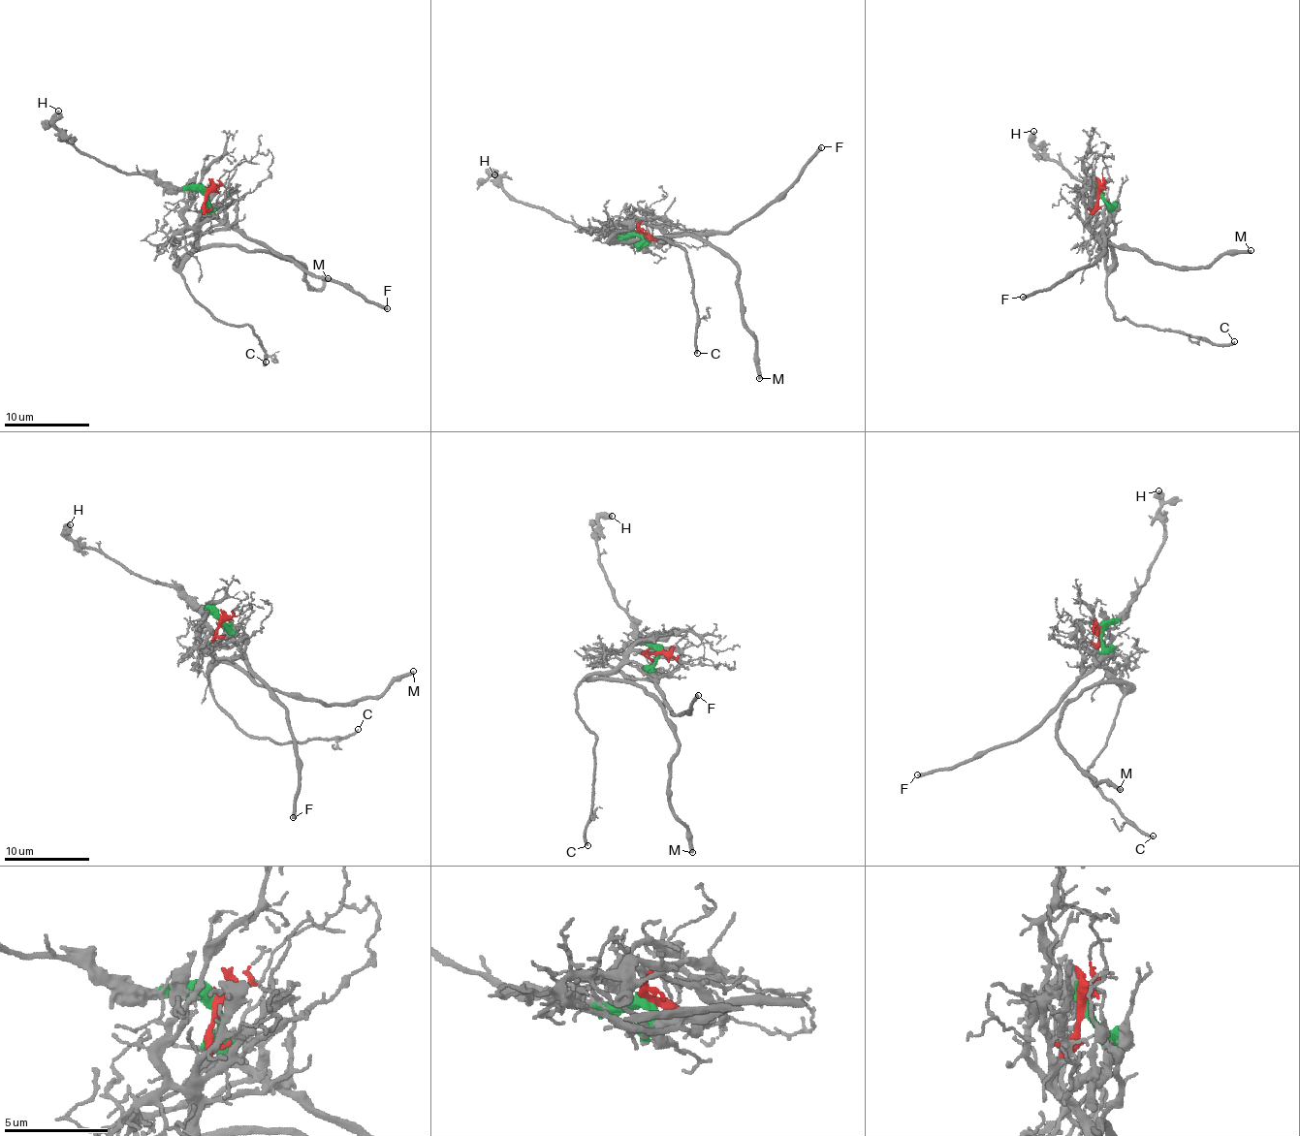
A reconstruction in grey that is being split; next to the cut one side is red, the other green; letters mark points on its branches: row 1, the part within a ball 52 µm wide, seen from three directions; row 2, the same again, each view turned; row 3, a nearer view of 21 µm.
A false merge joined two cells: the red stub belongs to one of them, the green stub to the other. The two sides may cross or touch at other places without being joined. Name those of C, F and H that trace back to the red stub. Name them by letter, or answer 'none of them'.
C

